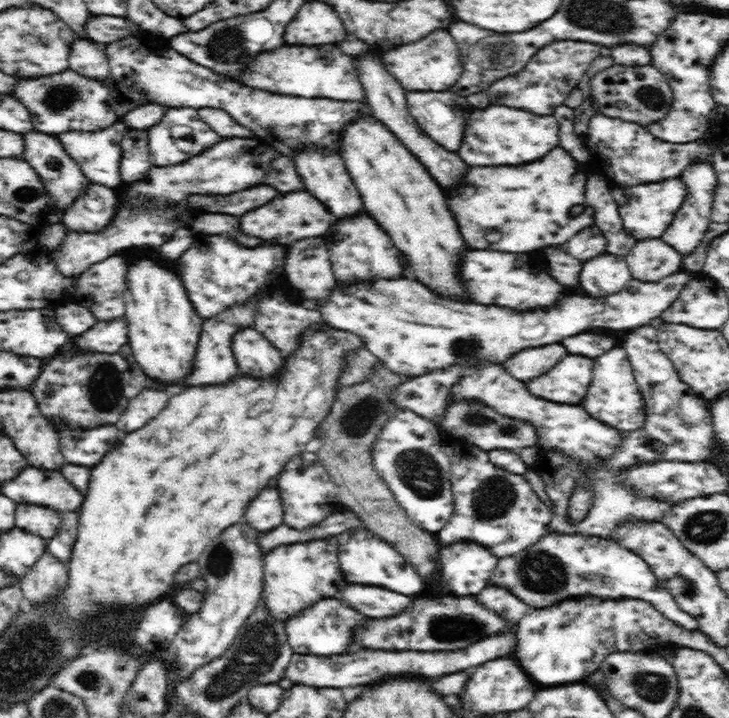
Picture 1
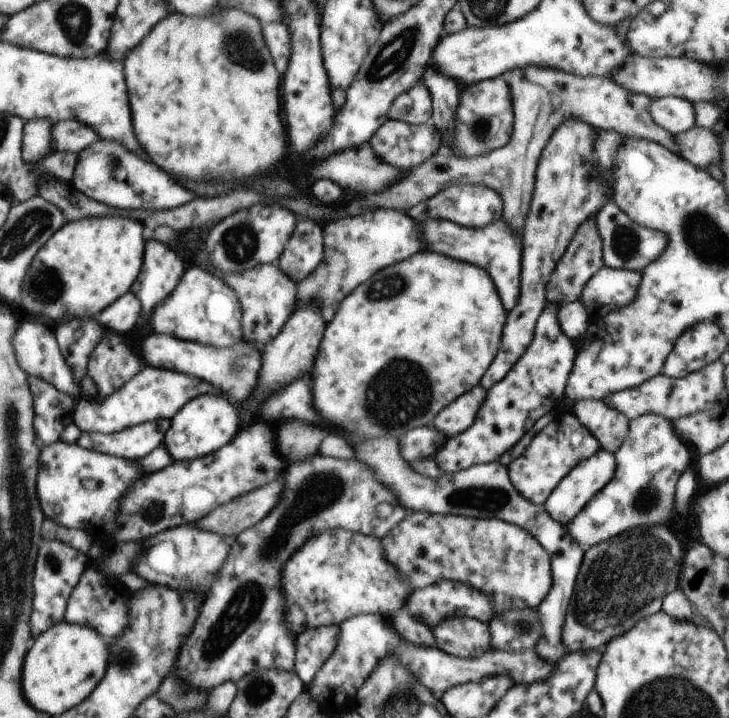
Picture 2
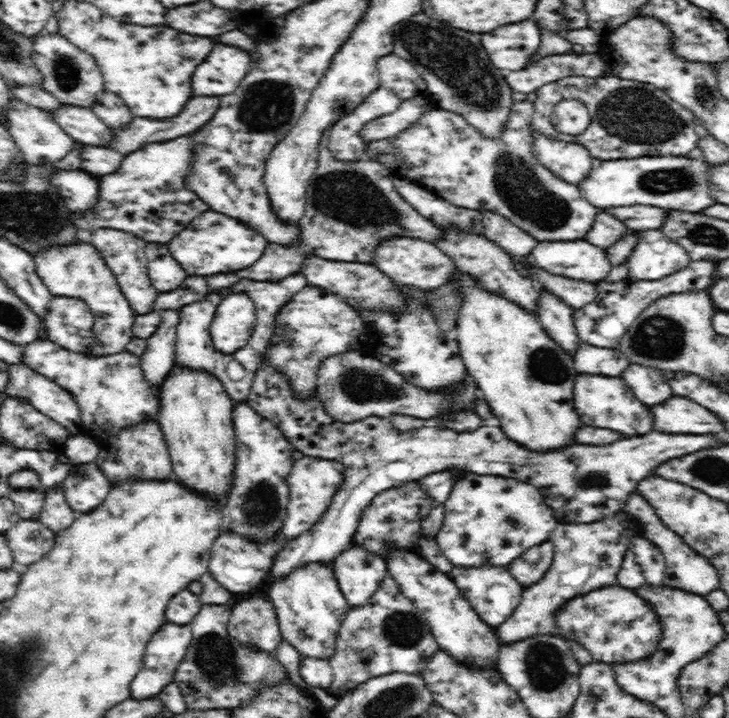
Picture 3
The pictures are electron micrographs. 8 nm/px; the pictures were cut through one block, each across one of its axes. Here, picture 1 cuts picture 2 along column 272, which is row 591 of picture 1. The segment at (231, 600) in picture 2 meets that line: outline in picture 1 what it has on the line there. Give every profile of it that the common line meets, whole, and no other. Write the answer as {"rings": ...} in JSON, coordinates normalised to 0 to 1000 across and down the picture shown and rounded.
{"rings":[[[754,741],[735,758],[719,763],[719,769],[686,777],[675,798],[674,813],[700,822],[731,847],[765,841],[774,833],[872,833],[894,841],[915,864],[922,864],[934,875],[957,876],[955,859],[930,844],[920,825],[907,815],[881,776],[834,749]]]}

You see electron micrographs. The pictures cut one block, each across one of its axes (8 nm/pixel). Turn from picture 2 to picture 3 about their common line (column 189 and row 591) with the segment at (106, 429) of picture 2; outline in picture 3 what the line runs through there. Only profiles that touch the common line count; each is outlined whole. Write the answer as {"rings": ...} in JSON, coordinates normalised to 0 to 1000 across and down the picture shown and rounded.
{"rings":[[[535,802],[521,812],[501,843],[477,848],[460,903],[460,914],[450,918],[457,930],[457,950],[450,961],[464,974],[503,946],[536,936],[578,937],[590,916],[605,908],[582,855]]]}

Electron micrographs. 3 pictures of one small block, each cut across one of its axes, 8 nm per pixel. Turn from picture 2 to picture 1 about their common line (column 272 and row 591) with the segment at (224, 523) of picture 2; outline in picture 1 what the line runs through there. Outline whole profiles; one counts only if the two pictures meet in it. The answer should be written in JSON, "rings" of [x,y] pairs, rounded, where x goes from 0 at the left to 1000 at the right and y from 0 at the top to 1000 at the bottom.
{"rings":[[[668,816],[661,822],[661,827],[652,829],[652,834],[664,847],[686,855],[689,861],[700,864],[702,869],[711,869],[711,864],[730,852],[730,844],[724,844],[716,836],[711,836],[705,827],[691,822],[687,816]]]}

